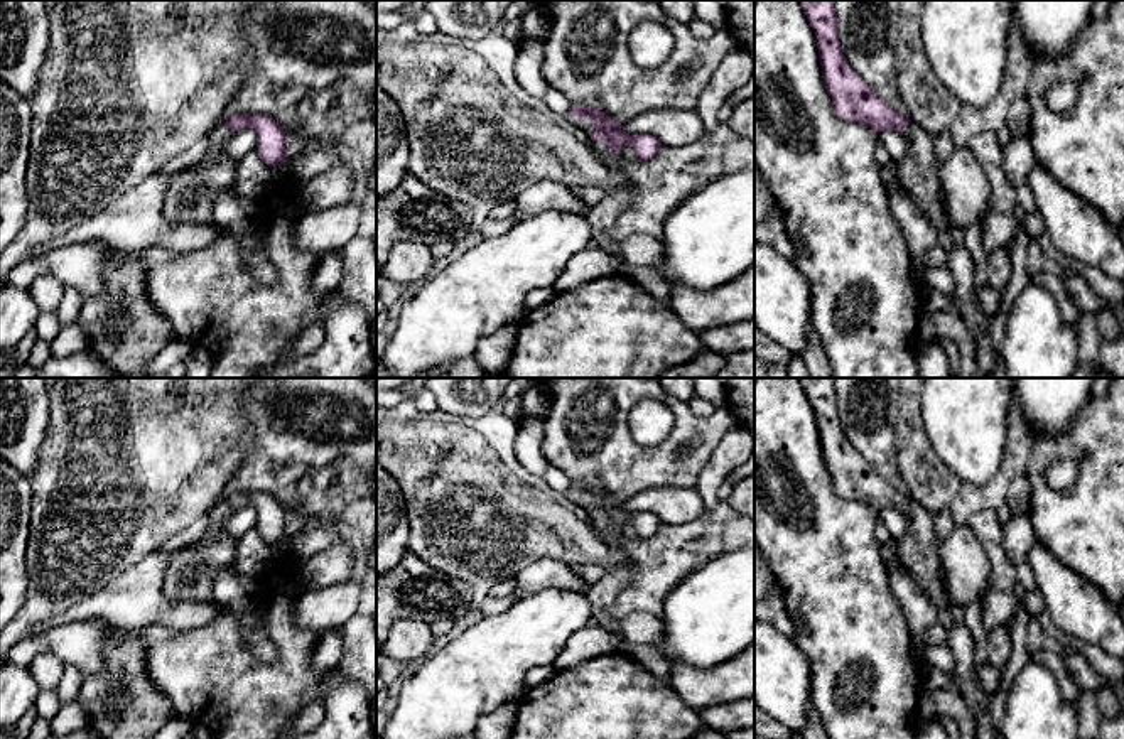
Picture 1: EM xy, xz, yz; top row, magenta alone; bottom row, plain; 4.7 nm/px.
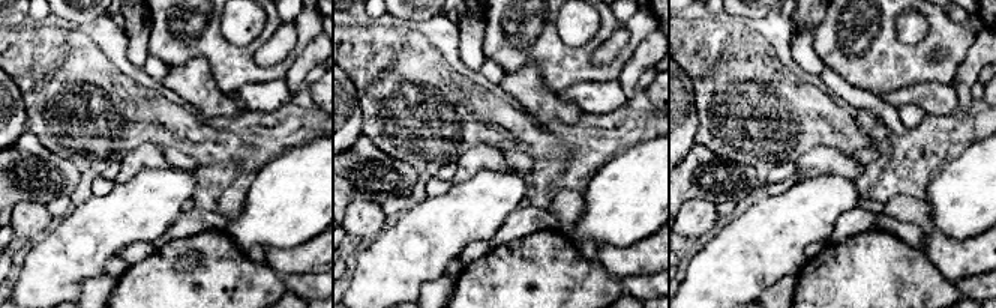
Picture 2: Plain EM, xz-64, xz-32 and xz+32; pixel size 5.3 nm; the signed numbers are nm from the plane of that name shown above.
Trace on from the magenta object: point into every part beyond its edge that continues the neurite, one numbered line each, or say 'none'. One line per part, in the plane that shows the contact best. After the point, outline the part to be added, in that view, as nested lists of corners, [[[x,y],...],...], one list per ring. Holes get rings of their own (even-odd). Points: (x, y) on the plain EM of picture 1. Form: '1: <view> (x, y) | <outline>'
1: xz (615, 539) | [[[591,520],[591,523],[604,543],[608,543],[611,547],[623,545],[623,535],[619,531],[609,530],[608,523],[604,520]]]

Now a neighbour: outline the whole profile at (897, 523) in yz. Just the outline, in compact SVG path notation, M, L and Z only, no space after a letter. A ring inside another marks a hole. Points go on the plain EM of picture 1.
M881 510L878 518L886 525L893 540L901 538L908 531L908 520L901 510Z

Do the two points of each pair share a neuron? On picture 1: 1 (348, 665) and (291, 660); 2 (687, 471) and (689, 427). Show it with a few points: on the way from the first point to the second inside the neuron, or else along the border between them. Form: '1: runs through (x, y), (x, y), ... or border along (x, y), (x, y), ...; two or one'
1: border along (333, 668), (358, 684); two
2: runs through (696, 461), (696, 437); one

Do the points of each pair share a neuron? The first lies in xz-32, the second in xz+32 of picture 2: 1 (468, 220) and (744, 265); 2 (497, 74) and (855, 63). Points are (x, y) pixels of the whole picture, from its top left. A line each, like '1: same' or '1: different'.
1: same
2: different

